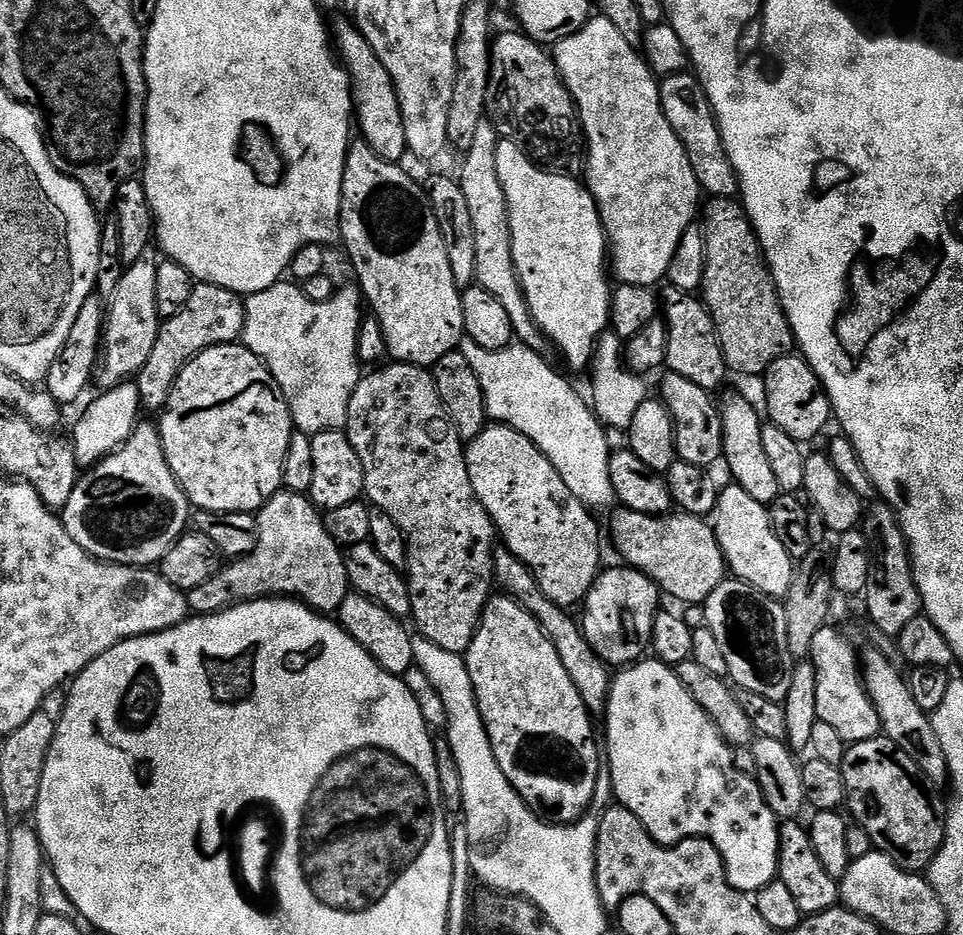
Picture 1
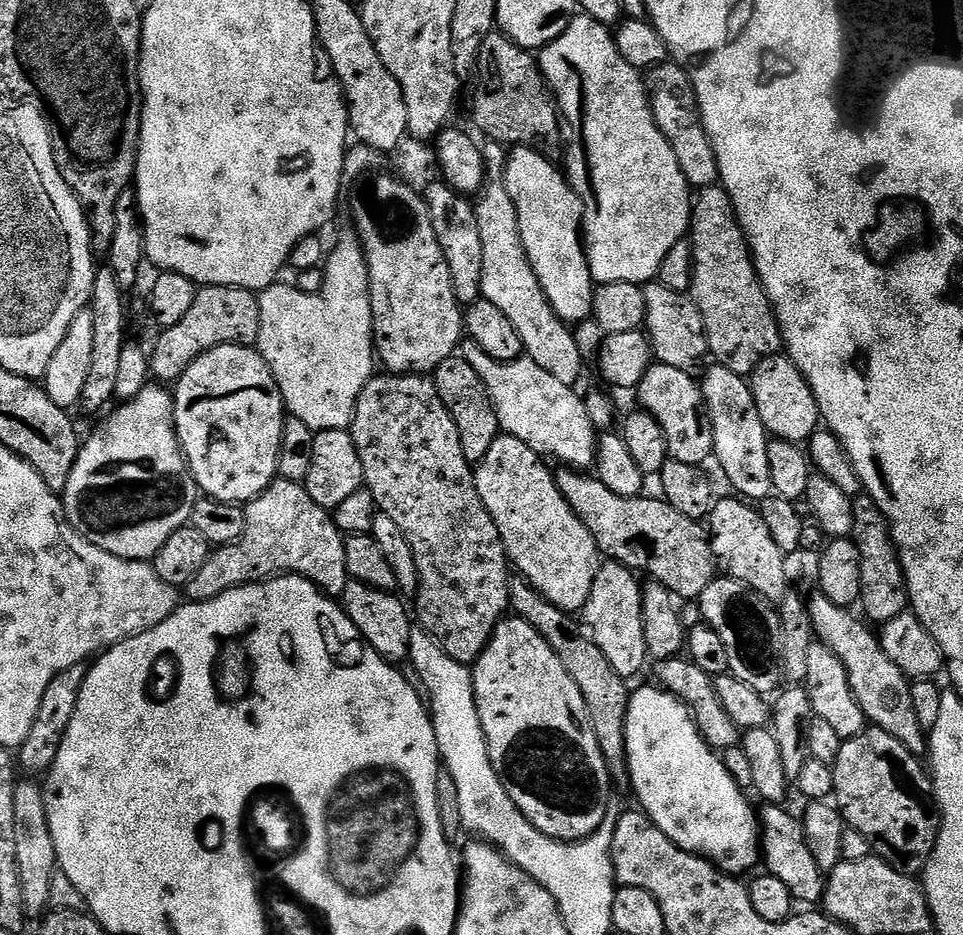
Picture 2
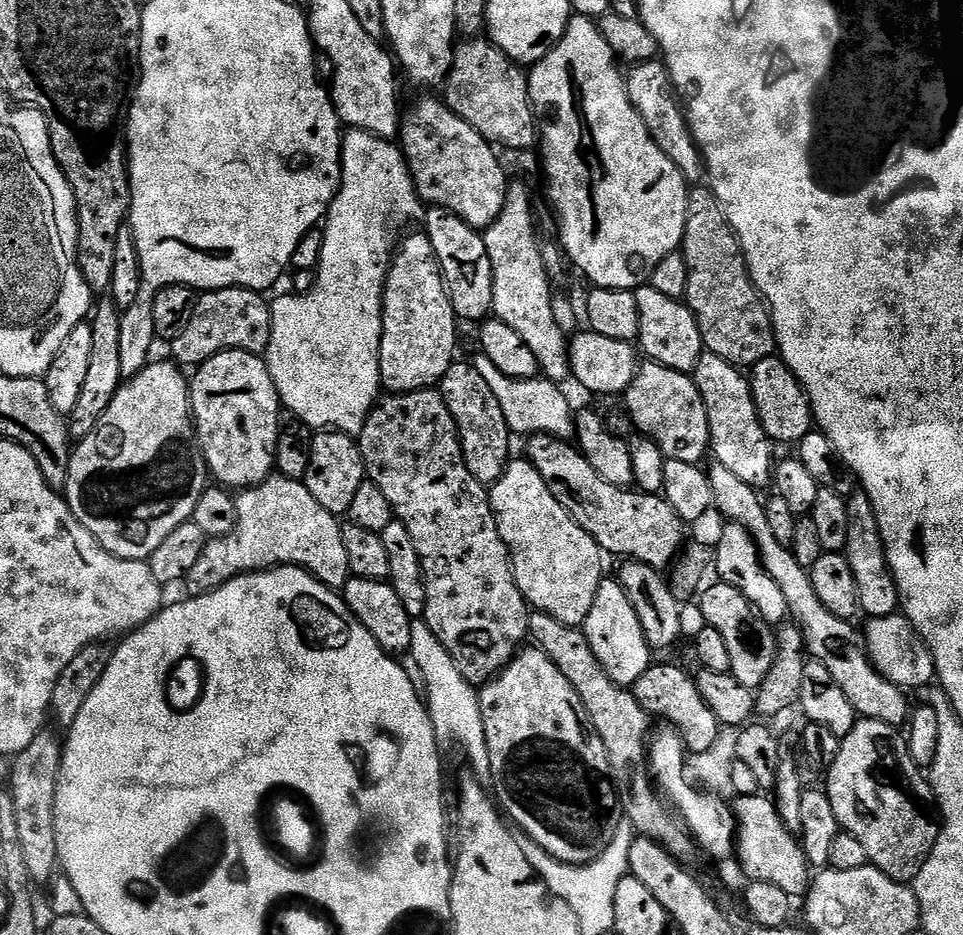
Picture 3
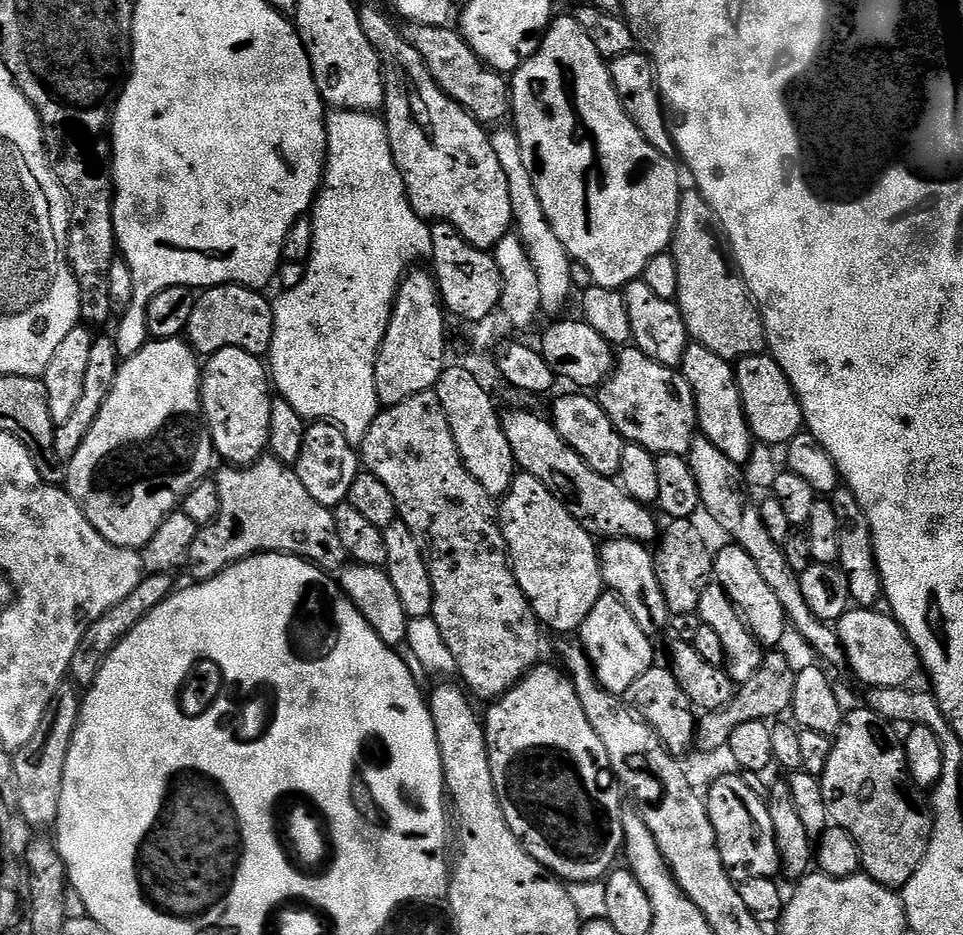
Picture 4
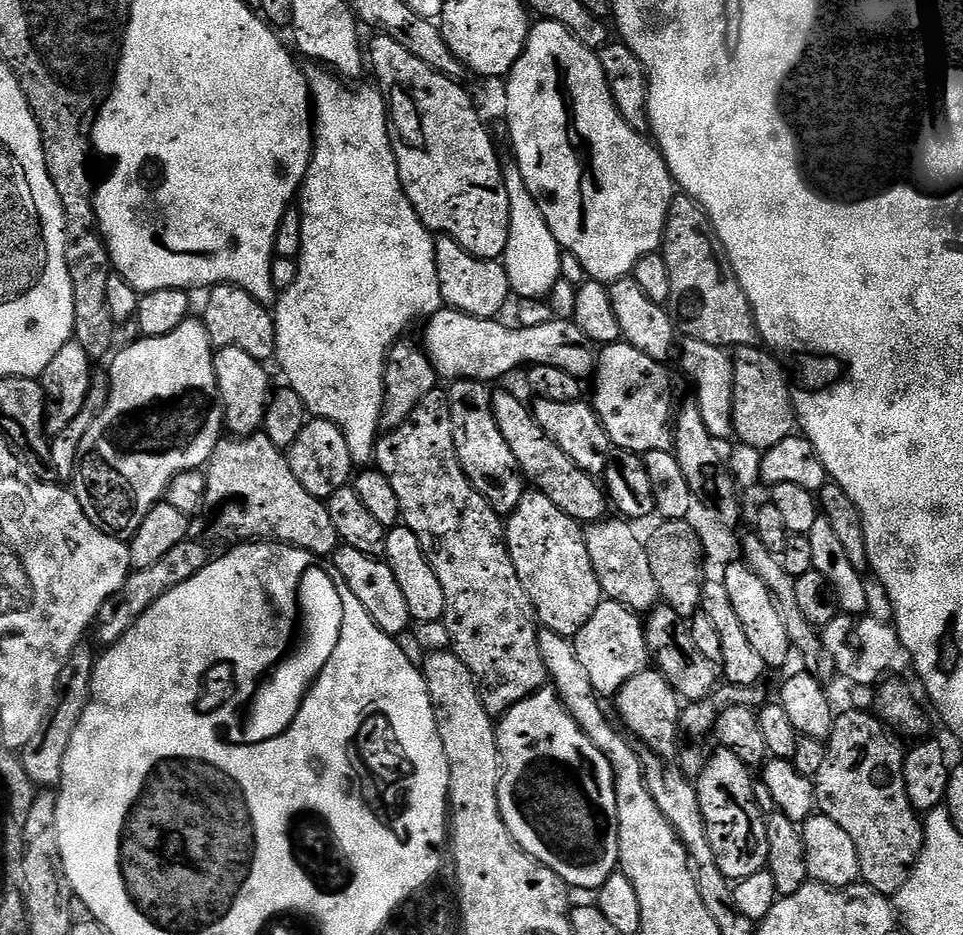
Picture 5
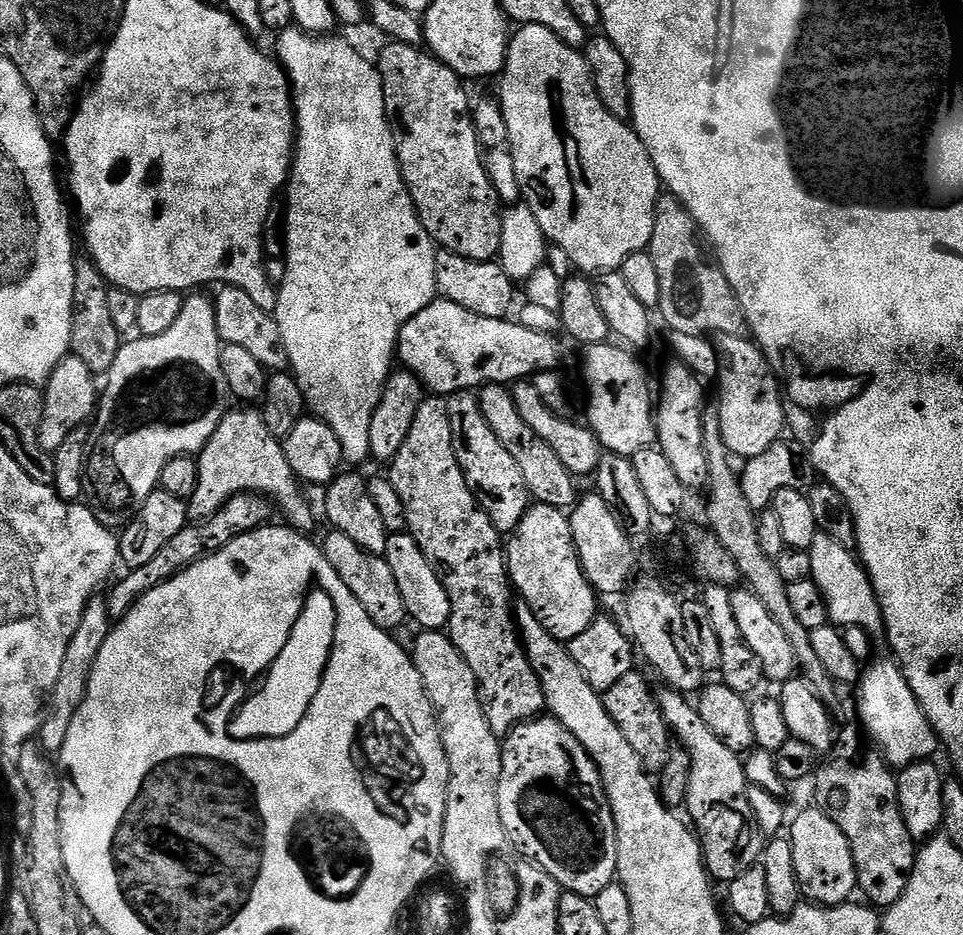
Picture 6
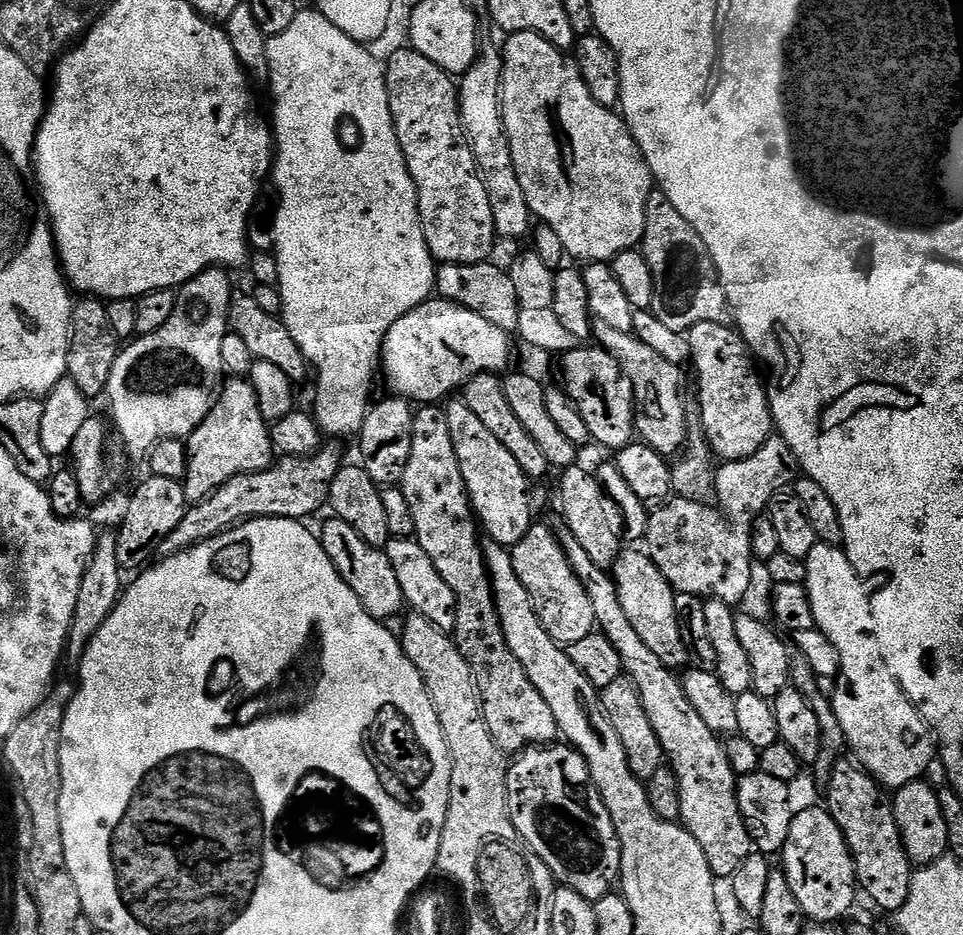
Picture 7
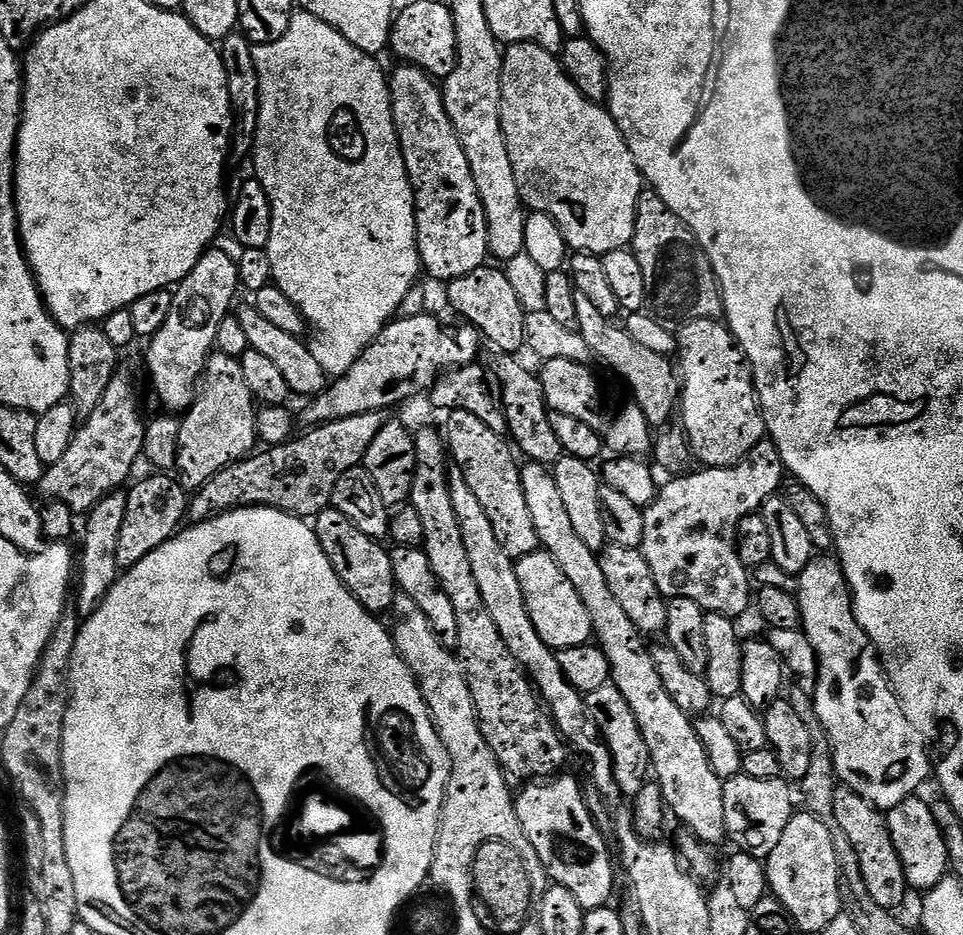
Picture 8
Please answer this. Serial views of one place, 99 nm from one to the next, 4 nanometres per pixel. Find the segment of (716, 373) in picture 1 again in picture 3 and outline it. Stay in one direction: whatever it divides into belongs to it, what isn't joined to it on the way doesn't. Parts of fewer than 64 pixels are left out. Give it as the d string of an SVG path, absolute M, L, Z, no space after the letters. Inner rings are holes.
M641 286L635 289L638 302L638 348L644 352L649 361L661 364L670 370L695 373L698 358L704 355L704 339L698 330L694 318L687 303L684 300L666 298L650 286Z

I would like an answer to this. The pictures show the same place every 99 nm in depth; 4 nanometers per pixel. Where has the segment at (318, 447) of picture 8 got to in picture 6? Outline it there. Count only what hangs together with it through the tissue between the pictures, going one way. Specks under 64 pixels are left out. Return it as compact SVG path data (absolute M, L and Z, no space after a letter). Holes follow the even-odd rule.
M245 494L235 496L225 502L221 508L216 509L216 513L209 520L189 523L187 528L182 529L175 536L146 562L146 566L138 566L131 569L112 588L112 593L107 593L108 613L113 622L118 622L122 617L136 605L141 596L150 590L154 590L162 582L166 582L170 577L176 576L183 568L188 568L196 560L201 560L204 556L214 554L220 548L225 548L231 540L238 538L242 534L252 532L256 528L263 528L269 523L268 520L274 513L274 508L265 497L259 494Z

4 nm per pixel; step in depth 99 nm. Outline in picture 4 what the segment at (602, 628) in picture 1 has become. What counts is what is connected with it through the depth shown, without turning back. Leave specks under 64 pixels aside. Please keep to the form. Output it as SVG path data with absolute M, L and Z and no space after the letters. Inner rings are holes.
M605 594L594 602L594 610L586 618L586 622L578 630L578 640L592 663L596 680L606 691L623 697L657 663L656 652L652 649L653 637L648 636L638 626L634 614L614 594Z

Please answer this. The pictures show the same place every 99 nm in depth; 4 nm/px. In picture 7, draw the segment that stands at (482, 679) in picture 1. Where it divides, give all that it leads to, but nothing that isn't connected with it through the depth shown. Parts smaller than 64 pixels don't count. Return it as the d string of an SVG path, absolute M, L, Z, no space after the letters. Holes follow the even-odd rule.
M549 742L519 753L508 765L508 813L516 834L523 838L534 856L546 862L563 887L578 890L582 898L593 902L613 891L620 879L620 839L581 752L564 742Z

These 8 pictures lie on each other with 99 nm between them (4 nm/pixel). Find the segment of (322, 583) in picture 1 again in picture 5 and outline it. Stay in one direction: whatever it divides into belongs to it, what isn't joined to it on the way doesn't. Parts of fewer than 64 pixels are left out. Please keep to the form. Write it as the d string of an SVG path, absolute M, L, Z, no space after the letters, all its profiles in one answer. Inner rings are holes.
M263 434L222 438L216 444L214 454L206 465L206 507L202 517L191 521L190 532L197 541L205 545L224 544L235 546L241 542L279 542L291 544L294 548L304 548L310 554L321 558L331 557L338 547L338 537L334 522L330 522L328 505L312 496L303 488L302 482L294 478L287 455L270 438Z

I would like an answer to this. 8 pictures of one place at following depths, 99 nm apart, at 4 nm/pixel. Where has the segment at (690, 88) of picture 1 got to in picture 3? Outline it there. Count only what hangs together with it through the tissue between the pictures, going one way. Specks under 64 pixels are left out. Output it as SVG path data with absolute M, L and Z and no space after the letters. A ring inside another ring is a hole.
M655 59L631 65L624 76L624 86L638 118L642 120L650 138L662 150L662 154L666 154L666 158L674 162L677 170L684 175L685 181L693 182L692 180L698 179L699 176L701 179L702 157L692 138L692 131L678 103L677 93L673 89L672 80L668 77L668 70L663 63Z

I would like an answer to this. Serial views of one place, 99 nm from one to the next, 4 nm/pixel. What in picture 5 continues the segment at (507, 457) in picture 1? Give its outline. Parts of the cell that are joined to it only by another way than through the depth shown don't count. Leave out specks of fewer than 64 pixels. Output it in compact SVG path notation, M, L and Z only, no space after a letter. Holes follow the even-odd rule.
M528 490L507 517L506 539L514 570L534 606L537 621L551 632L575 638L578 630L590 622L590 614L598 610L602 599L581 525L558 510L546 494Z

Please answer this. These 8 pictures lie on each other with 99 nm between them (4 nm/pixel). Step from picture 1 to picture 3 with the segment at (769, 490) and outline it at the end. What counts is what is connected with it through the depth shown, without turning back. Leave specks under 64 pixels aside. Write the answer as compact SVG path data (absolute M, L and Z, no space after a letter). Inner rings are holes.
M705 351L696 363L694 379L706 410L710 430L710 452L713 457L716 455L715 463L723 466L734 478L738 478L738 482L763 490L769 487L772 479L773 445L756 416L749 377L740 372L743 371L737 365L718 358L713 352Z

